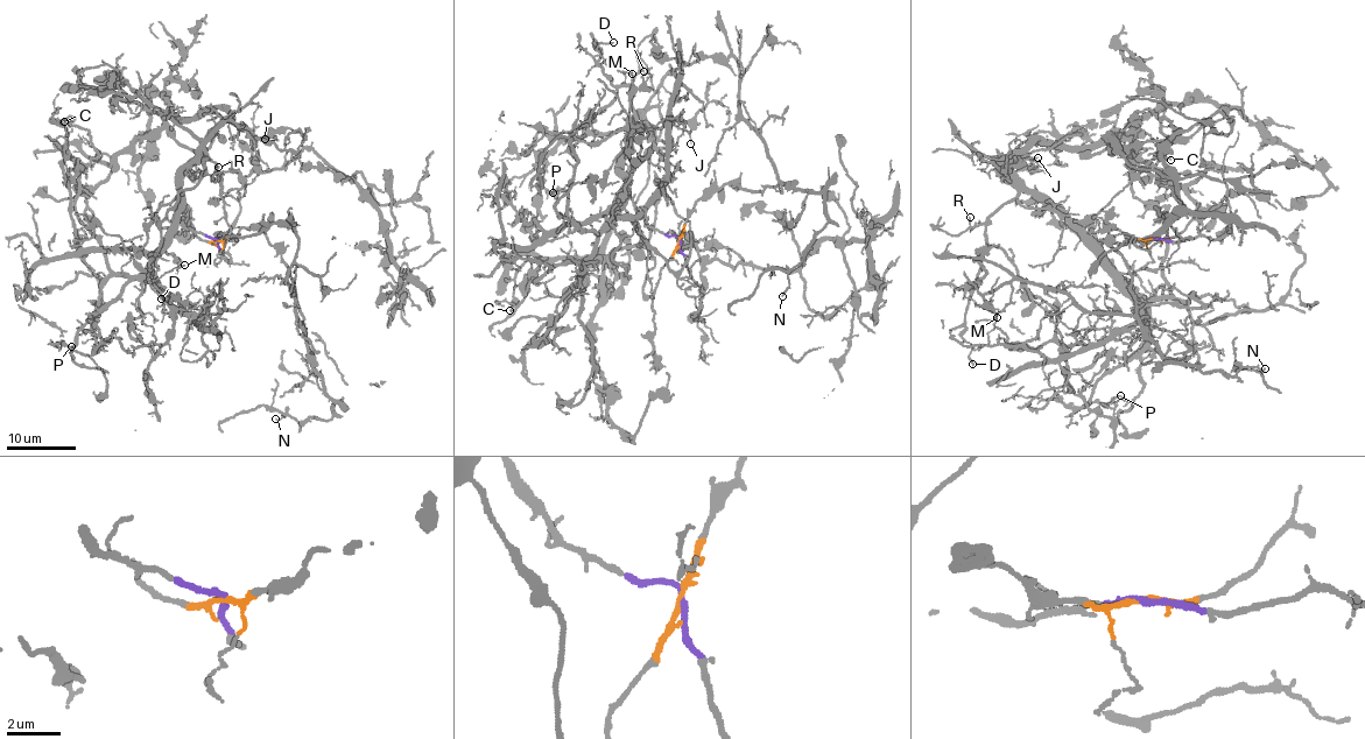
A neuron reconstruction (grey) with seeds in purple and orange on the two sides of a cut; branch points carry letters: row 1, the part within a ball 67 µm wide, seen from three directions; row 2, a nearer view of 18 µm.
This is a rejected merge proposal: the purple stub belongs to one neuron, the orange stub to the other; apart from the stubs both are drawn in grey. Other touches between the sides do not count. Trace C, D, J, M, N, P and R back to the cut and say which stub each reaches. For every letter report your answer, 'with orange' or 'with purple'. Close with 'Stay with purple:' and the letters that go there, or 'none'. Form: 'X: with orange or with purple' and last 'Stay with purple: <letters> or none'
C: with purple
D: with purple
J: with purple
M: with purple
N: with orange
P: with purple
R: with purple
Stay with purple: C, D, J, M, P, R

